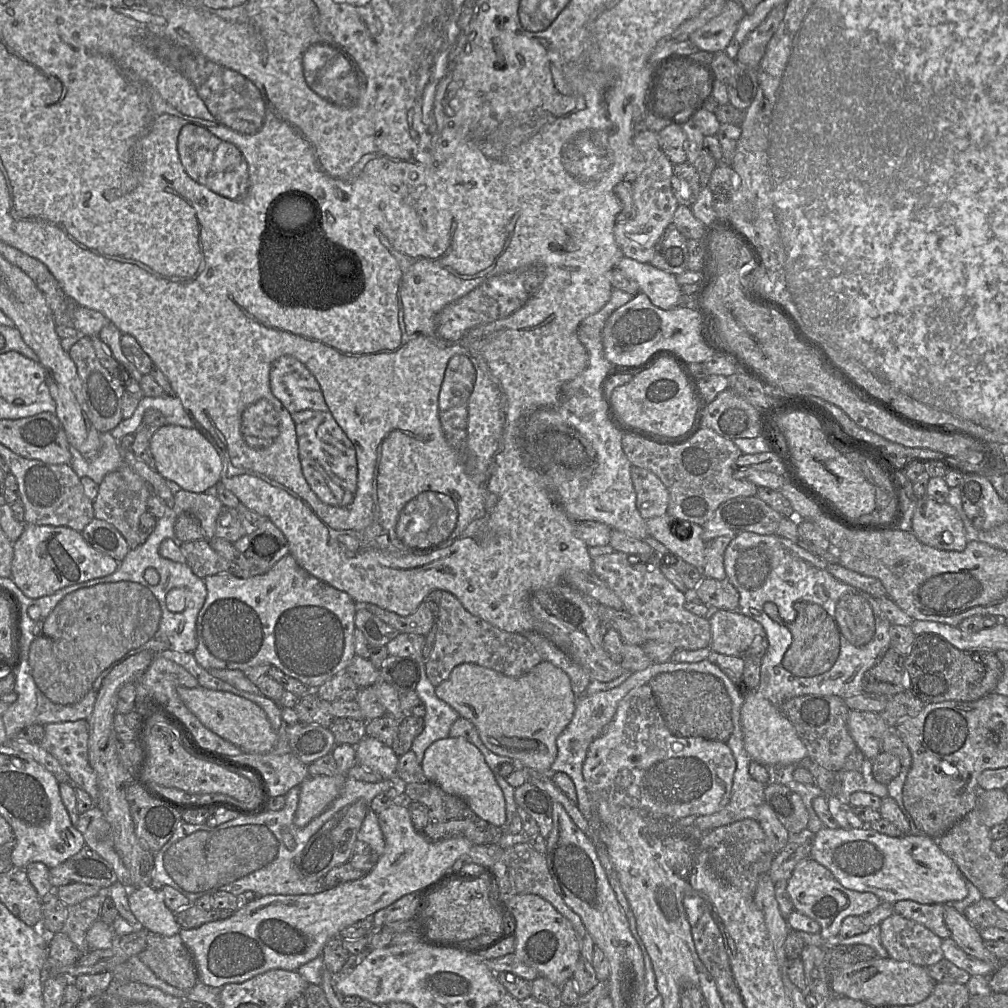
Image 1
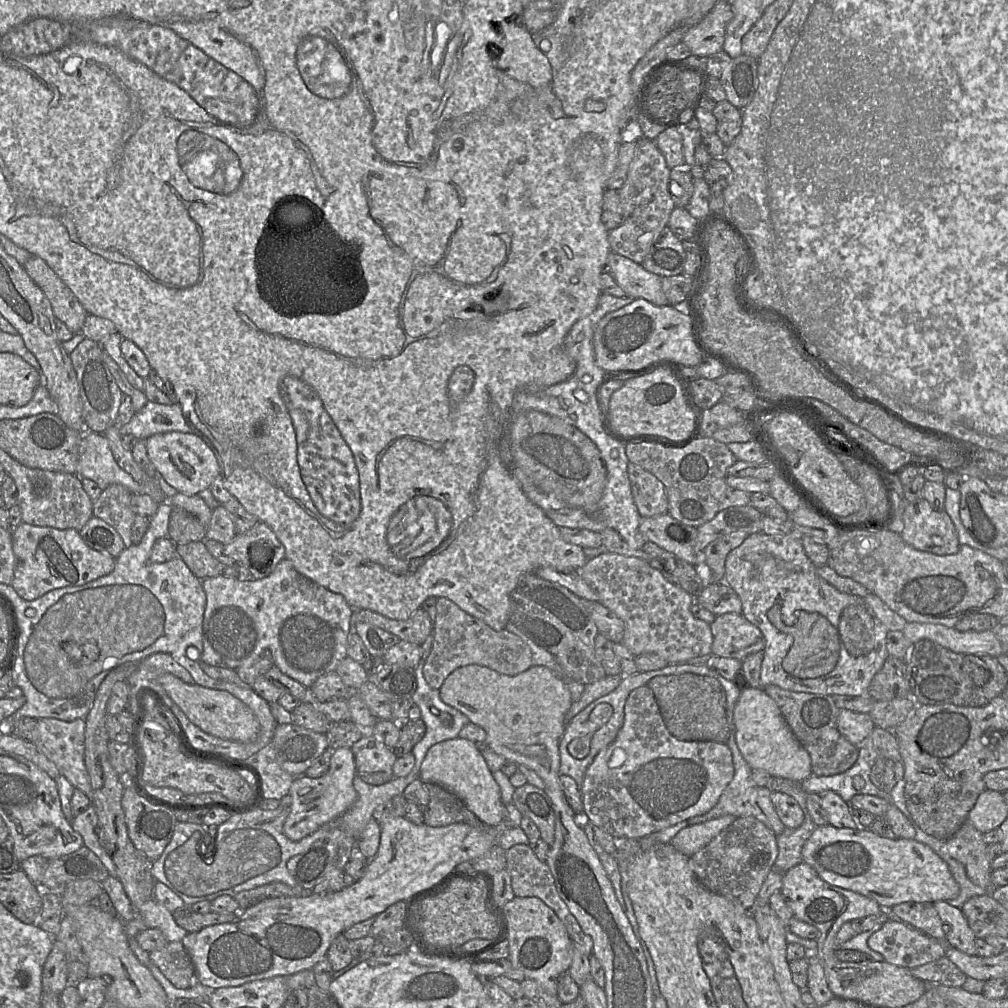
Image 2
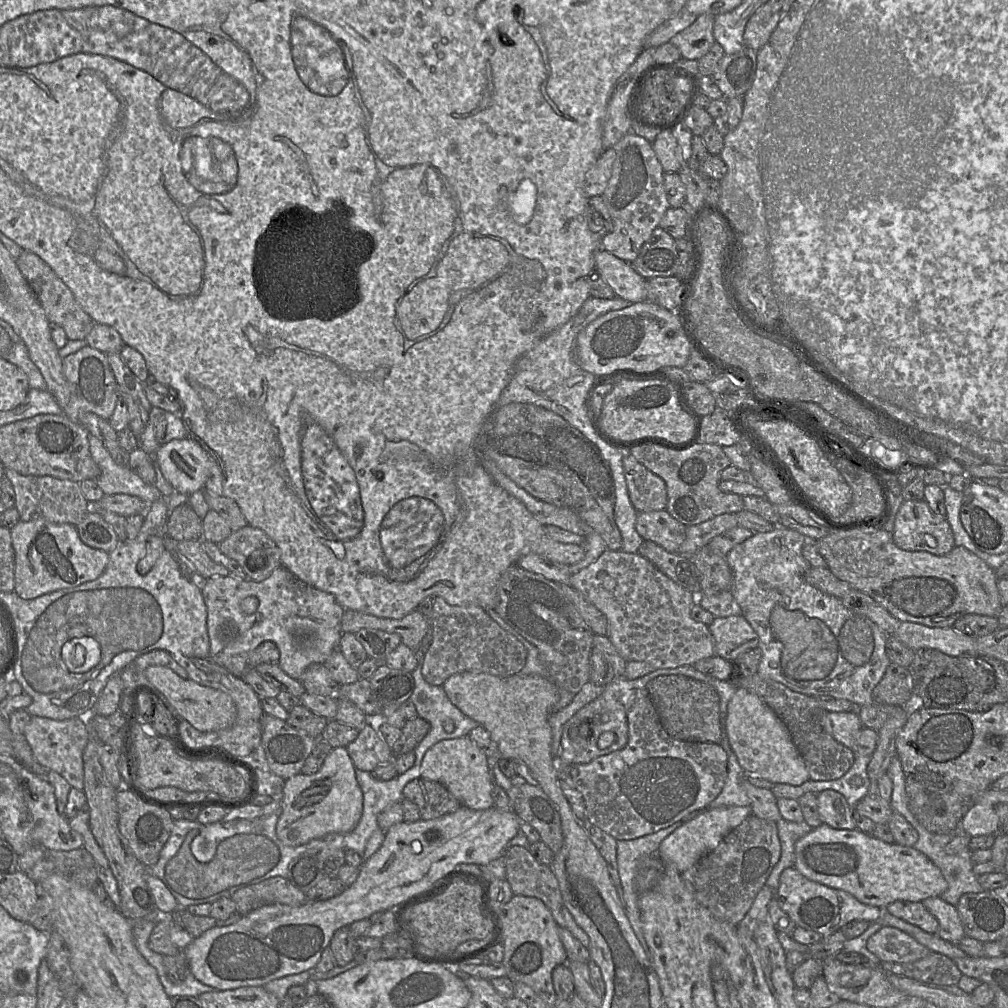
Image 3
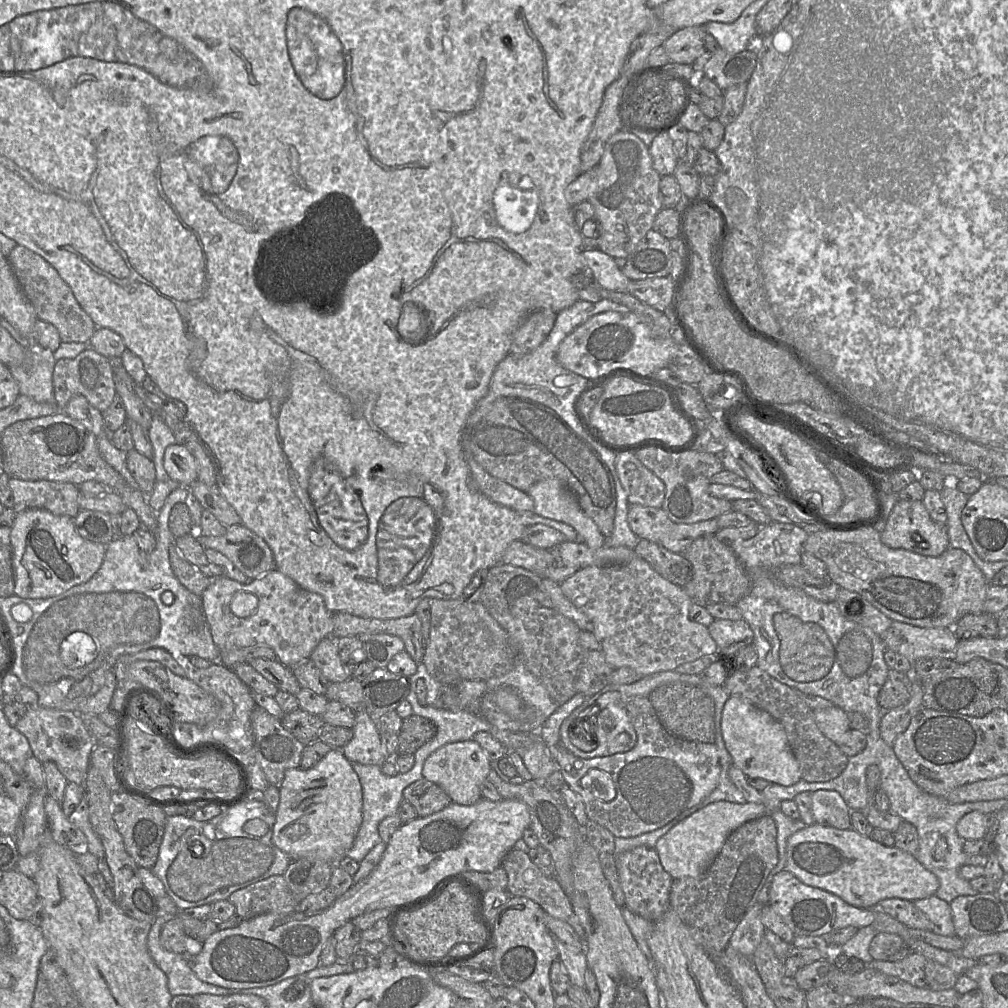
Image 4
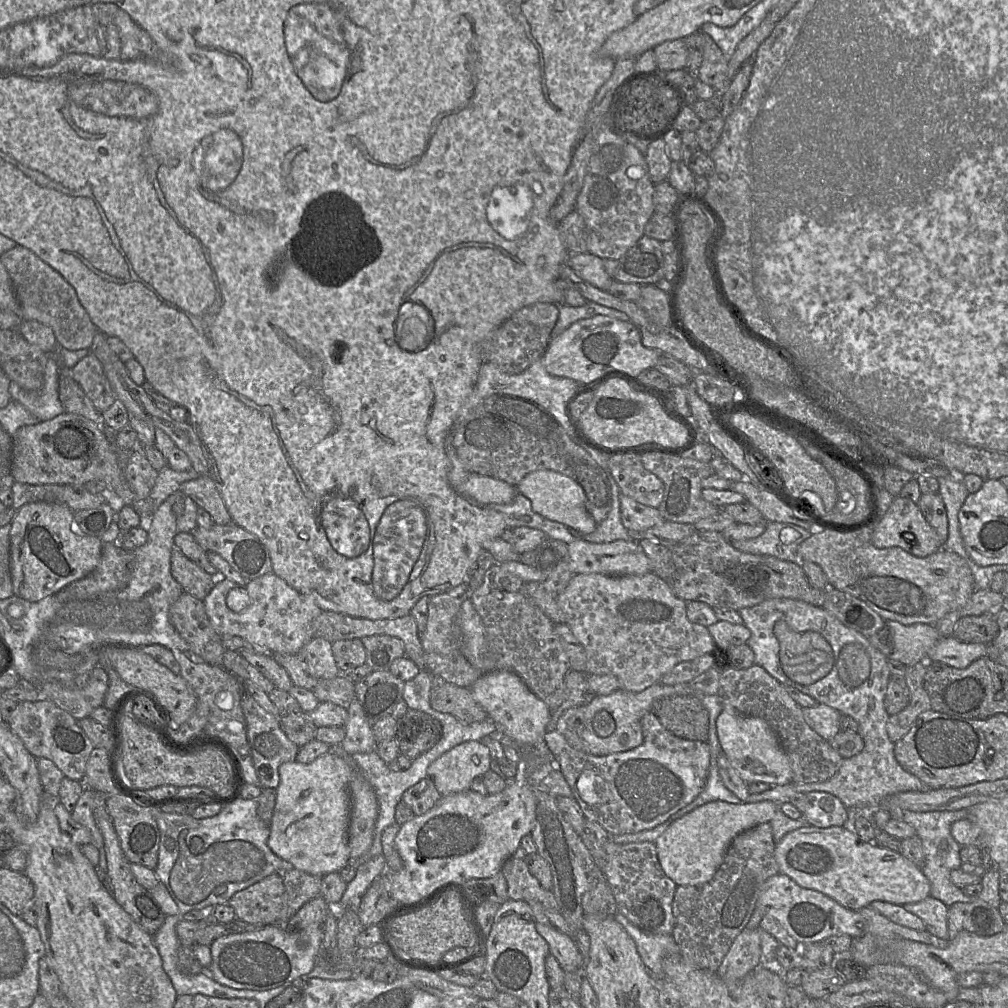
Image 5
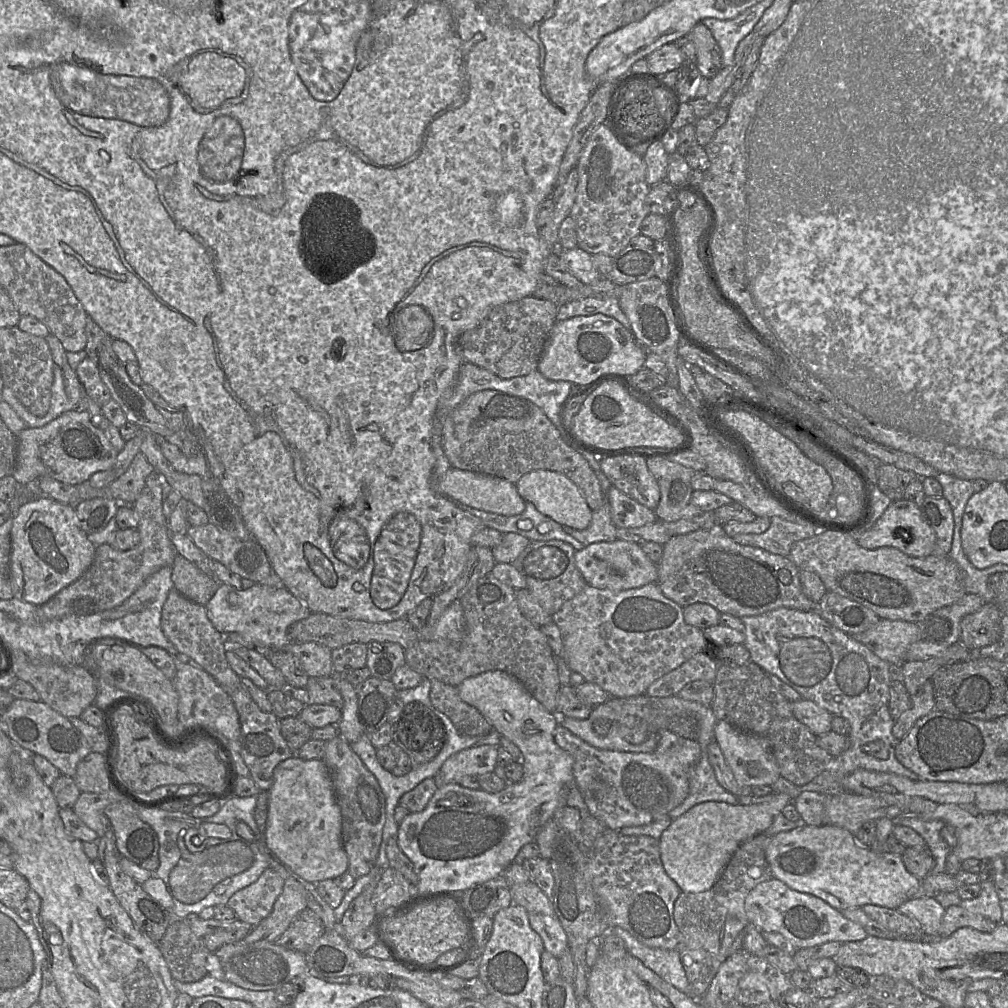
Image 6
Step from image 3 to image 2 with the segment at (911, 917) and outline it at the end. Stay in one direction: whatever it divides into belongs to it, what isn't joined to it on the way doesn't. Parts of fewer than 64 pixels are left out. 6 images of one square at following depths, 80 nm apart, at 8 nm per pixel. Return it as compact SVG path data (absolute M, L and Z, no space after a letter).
M903 902L893 906L888 912L893 918L903 921L926 935L938 941L945 941L945 925L933 903Z

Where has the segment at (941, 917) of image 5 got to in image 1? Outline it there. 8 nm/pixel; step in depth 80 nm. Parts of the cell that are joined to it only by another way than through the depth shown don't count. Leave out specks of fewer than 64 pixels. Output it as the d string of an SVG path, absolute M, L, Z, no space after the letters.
M946 905L944 919L951 932L951 939L966 954L988 964L996 964L997 968L1000 966L1002 962L984 947L984 939L979 930L966 919L964 914L953 906Z

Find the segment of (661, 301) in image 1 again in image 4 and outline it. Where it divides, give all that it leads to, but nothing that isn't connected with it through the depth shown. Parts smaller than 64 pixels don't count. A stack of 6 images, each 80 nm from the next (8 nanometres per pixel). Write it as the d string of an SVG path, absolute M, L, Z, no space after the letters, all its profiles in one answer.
M599 249L582 253L585 271L592 276L593 283L609 291L628 292L630 279L624 275L615 259Z

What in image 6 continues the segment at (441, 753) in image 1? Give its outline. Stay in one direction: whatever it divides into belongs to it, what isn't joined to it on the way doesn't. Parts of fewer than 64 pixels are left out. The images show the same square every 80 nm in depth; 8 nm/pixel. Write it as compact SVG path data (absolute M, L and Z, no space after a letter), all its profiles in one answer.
M481 745L463 749L450 756L434 780L437 788L450 783L458 784L468 775L480 776L493 772L497 765L498 746Z

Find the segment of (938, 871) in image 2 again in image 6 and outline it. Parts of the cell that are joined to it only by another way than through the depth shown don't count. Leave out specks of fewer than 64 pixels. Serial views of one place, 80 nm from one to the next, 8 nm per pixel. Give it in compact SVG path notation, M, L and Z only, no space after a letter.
M802 825L780 832L771 837L766 859L773 878L793 890L814 895L840 911L869 904L897 909L914 898L922 884L922 880L907 870L902 855L876 852L861 845L855 834L838 826Z

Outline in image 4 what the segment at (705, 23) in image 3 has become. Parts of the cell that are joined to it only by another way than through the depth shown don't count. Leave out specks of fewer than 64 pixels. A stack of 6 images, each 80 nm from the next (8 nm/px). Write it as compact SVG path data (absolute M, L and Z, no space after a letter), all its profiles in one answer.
M704 26L685 27L675 31L662 46L670 62L692 65L703 52L706 34Z

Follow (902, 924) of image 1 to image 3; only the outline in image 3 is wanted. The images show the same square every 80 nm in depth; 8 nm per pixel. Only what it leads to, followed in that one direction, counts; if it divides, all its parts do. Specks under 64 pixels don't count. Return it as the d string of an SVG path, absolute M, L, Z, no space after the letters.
M889 926L873 934L867 940L866 947L881 962L898 964L912 963L931 953L907 933Z

